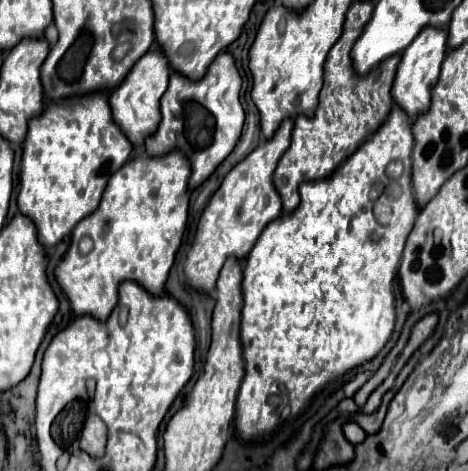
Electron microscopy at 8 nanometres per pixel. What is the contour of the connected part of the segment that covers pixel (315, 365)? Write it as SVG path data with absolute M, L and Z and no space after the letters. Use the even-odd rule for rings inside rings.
M395 105L379 131L331 177L301 185L299 207L269 223L247 255L241 281L243 313L239 333L245 377L235 405L235 429L243 441L255 441L271 433L283 411L297 417L329 381L371 361L389 341L395 325L393 281L407 235L419 215L411 191L411 125L409 117ZM391 161L401 161L405 167L397 179L385 175Z

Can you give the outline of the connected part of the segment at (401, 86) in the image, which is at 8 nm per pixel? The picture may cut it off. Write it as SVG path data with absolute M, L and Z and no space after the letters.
M425 27L415 41L403 51L399 67L397 67L397 77L391 89L393 101L411 117L417 119L421 113L429 109L431 103L431 89L435 87L439 79L439 69L447 53L447 31L445 29L435 29L435 27Z

